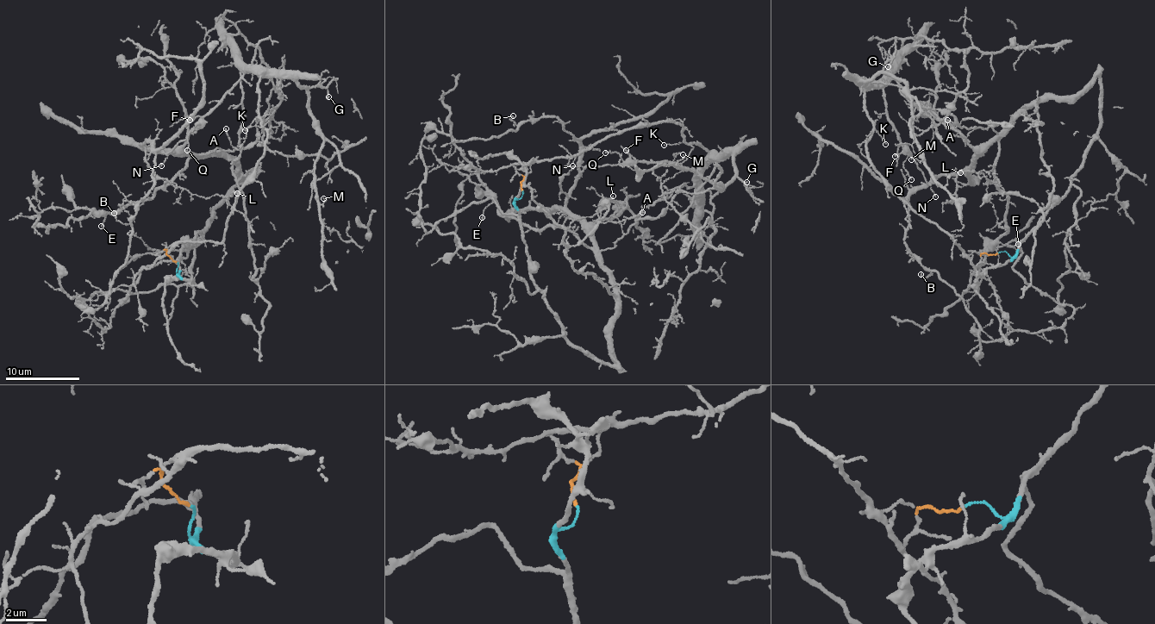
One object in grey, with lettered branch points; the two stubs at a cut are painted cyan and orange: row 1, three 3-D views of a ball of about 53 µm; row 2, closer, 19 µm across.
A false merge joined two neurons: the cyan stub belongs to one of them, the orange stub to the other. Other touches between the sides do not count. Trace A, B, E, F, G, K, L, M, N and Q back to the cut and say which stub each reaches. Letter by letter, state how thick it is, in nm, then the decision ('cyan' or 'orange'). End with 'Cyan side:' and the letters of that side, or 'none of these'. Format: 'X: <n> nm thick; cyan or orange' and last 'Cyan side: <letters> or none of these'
A: 130 nm thick; cyan
B: 120 nm thick; cyan
E: 120 nm thick; cyan
F: 180 nm thick; orange
G: 160 nm thick; orange
K: 70 nm thick; orange
L: 140 nm thick; cyan
M: 110 nm thick; orange
N: 120 nm thick; orange
Q: 100 nm thick; orange
Cyan side: A, B, E, L

